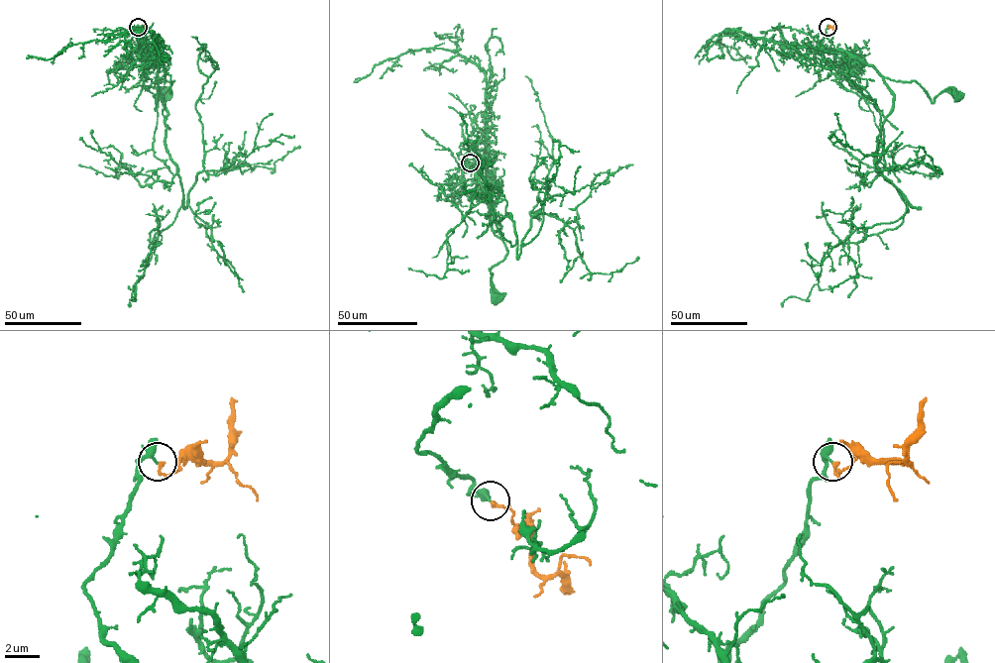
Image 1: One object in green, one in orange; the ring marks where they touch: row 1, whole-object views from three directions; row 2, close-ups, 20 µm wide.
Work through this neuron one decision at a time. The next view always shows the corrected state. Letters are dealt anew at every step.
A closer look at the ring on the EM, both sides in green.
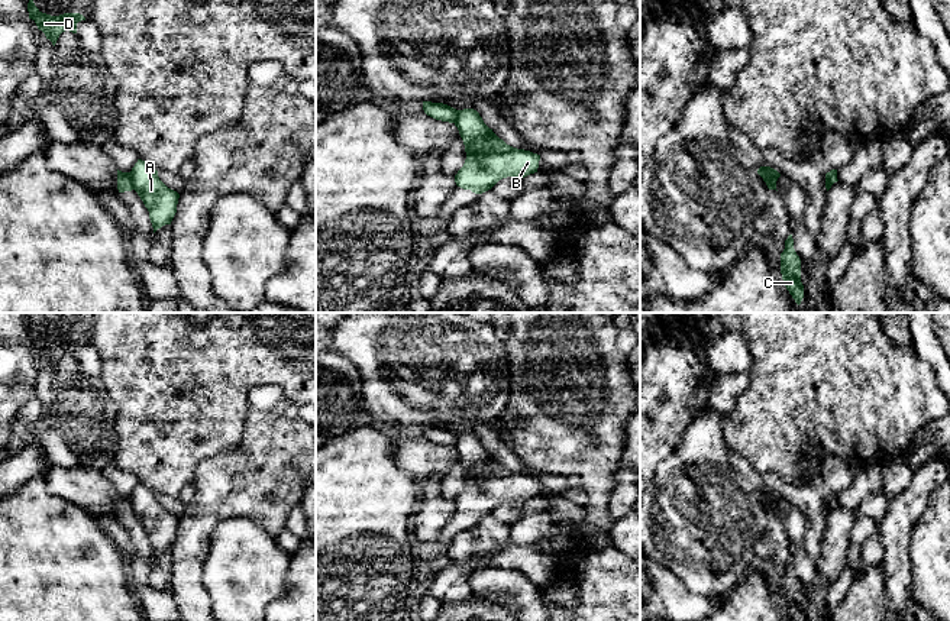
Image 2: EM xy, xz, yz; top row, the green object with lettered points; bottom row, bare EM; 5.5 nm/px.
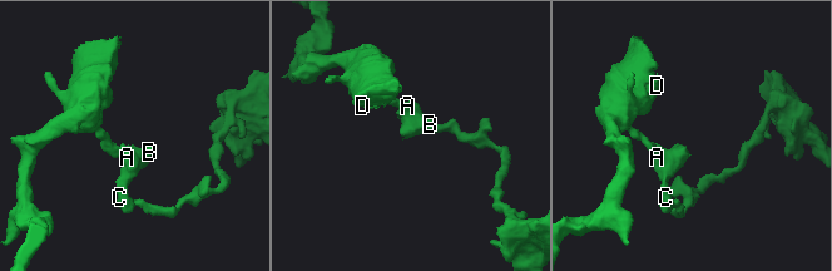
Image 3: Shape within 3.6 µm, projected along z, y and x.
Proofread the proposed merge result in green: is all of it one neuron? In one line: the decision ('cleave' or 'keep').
cleave

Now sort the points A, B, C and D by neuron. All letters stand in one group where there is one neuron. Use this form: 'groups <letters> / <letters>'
groups A B C / D

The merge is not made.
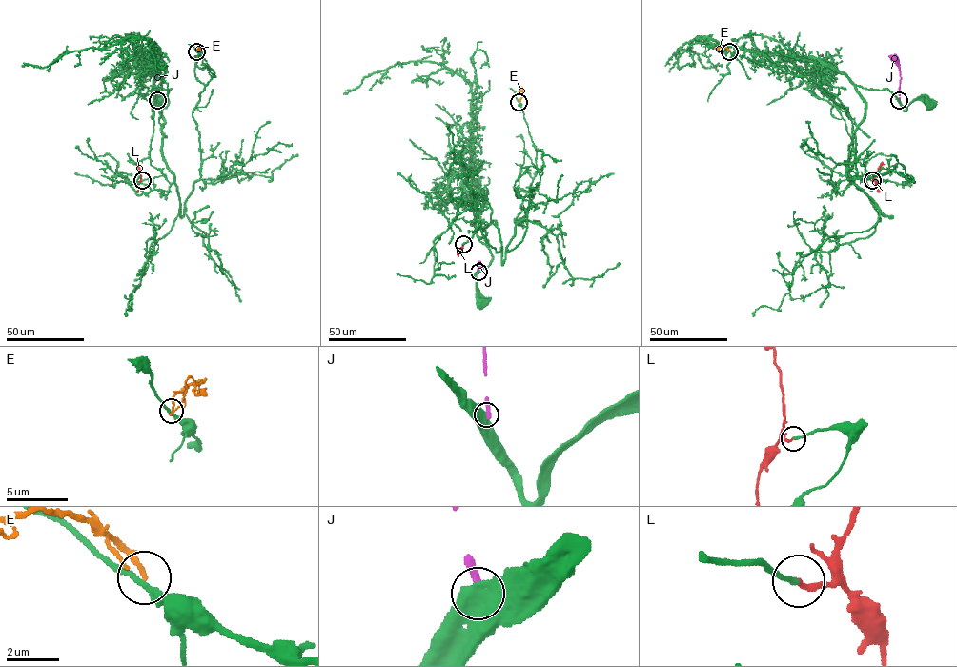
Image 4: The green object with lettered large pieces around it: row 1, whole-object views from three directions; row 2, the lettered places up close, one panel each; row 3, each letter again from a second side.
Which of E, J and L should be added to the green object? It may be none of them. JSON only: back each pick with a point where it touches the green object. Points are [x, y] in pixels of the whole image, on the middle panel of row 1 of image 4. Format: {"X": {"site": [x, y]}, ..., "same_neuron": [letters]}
{"L": {"site": [463, 244]}, "same_neuron": ["L"]}

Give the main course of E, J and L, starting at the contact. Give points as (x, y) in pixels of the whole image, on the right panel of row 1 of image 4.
E: (730, 51), (719, 48), (720, 51)
J: (899, 99), (899, 67), (888, 55)
L: (871, 180), (882, 162)

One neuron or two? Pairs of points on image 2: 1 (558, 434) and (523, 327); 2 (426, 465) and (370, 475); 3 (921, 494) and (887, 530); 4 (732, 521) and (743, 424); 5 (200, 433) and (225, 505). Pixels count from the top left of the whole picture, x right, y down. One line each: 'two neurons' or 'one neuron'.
1: one neuron
2: two neurons
3: one neuron
4: two neurons
5: two neurons

